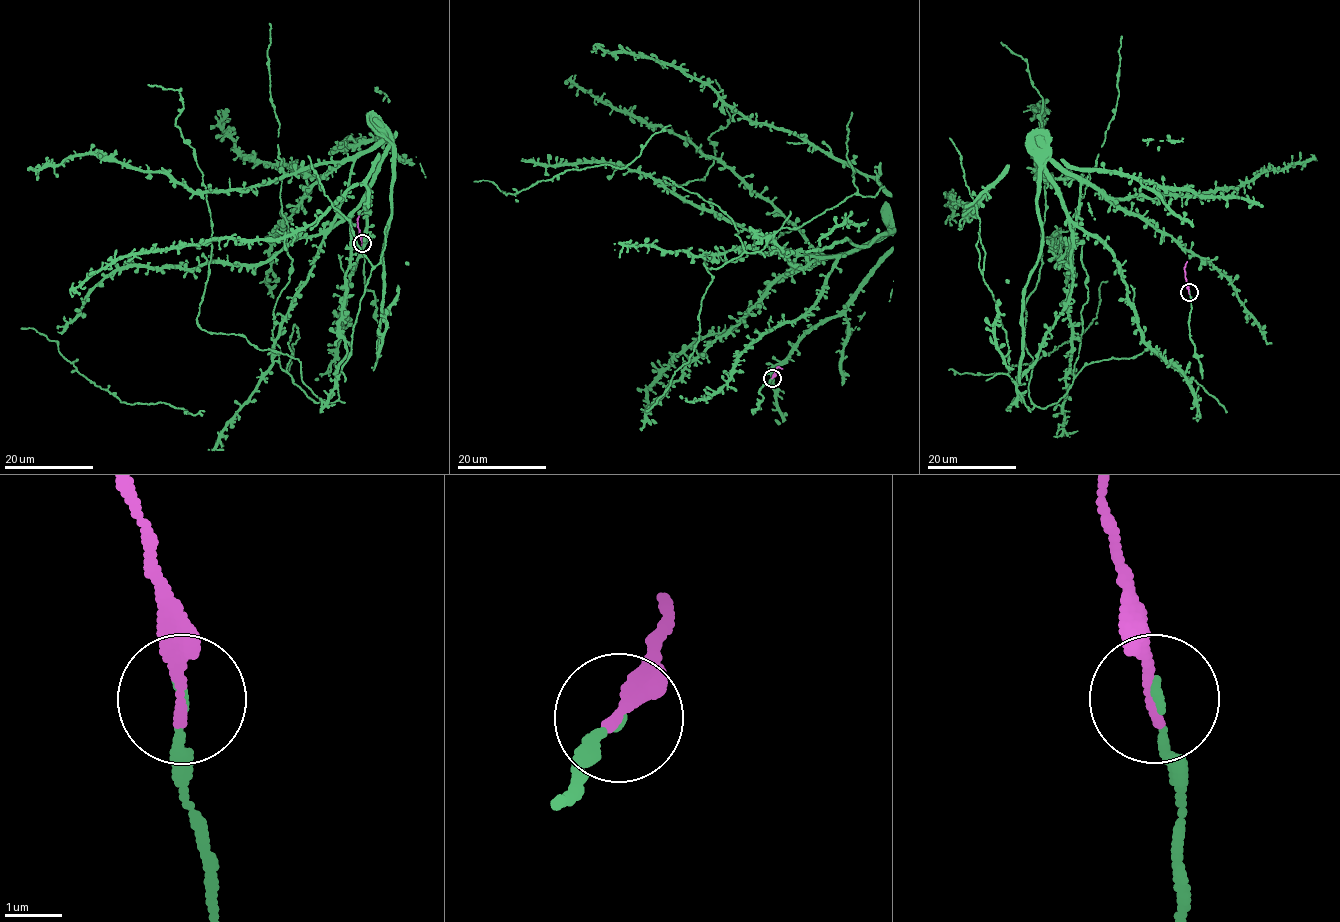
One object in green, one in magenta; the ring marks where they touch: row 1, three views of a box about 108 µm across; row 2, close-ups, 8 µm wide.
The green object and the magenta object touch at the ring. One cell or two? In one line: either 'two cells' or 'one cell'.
one cell

